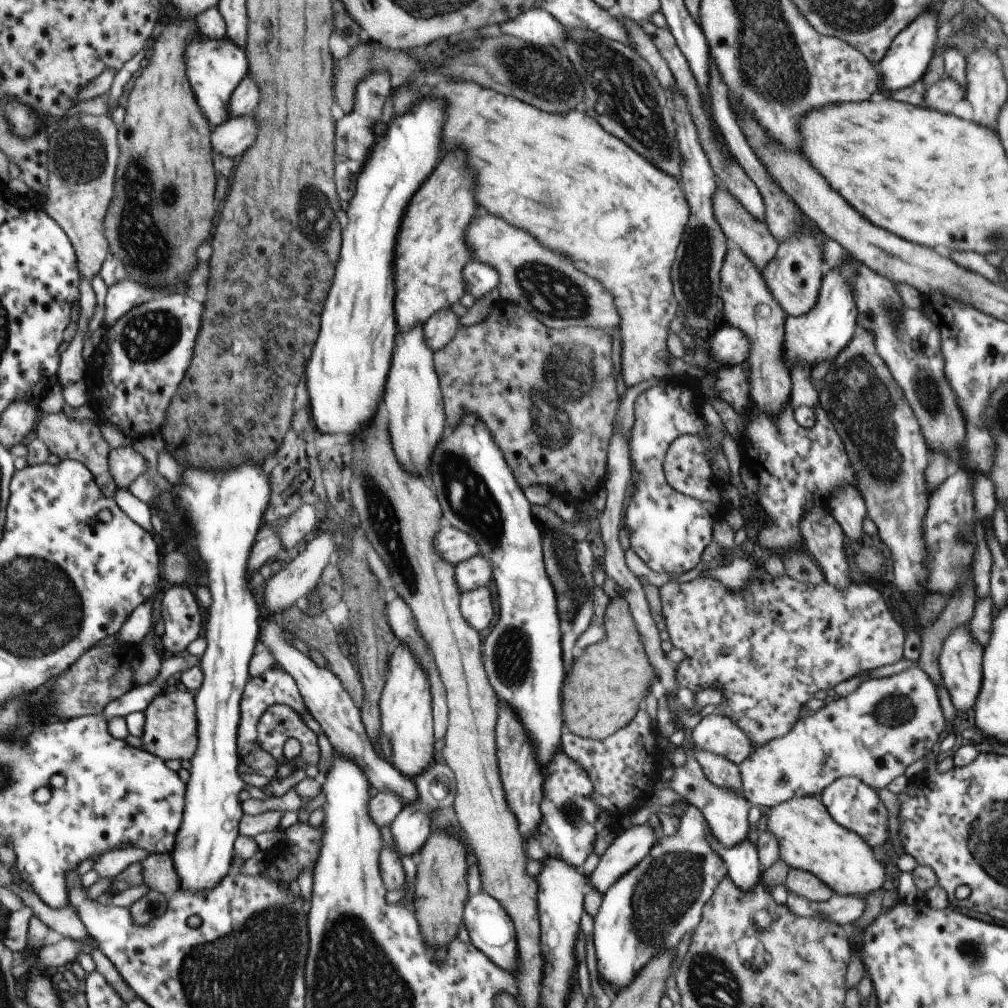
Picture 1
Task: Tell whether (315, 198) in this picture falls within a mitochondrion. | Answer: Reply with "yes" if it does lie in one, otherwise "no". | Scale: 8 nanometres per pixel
yes

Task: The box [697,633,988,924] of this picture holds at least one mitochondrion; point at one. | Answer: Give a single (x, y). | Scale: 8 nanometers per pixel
(892, 710)

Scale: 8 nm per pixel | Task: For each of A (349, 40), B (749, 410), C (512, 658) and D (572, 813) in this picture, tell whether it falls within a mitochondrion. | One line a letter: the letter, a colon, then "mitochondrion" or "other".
A: other
B: other
C: mitochondrion
D: mitochondrion

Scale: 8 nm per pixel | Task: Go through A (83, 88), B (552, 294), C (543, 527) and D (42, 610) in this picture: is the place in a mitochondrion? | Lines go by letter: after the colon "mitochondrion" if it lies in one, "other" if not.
A: other
B: mitochondrion
C: other
D: mitochondrion

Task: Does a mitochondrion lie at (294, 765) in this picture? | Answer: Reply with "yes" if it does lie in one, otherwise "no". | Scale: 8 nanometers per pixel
no

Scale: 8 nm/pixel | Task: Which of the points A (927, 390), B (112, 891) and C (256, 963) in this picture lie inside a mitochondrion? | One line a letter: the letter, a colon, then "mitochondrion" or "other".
A: mitochondrion
B: other
C: mitochondrion

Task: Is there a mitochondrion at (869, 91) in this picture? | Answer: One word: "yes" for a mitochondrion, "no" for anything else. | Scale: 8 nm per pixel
no

